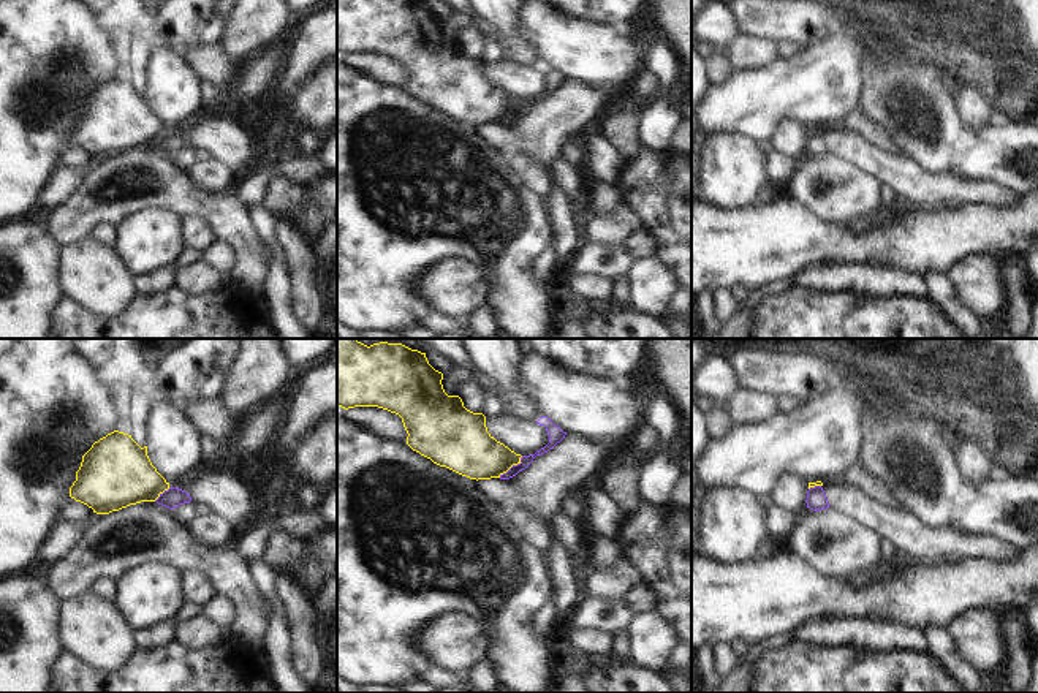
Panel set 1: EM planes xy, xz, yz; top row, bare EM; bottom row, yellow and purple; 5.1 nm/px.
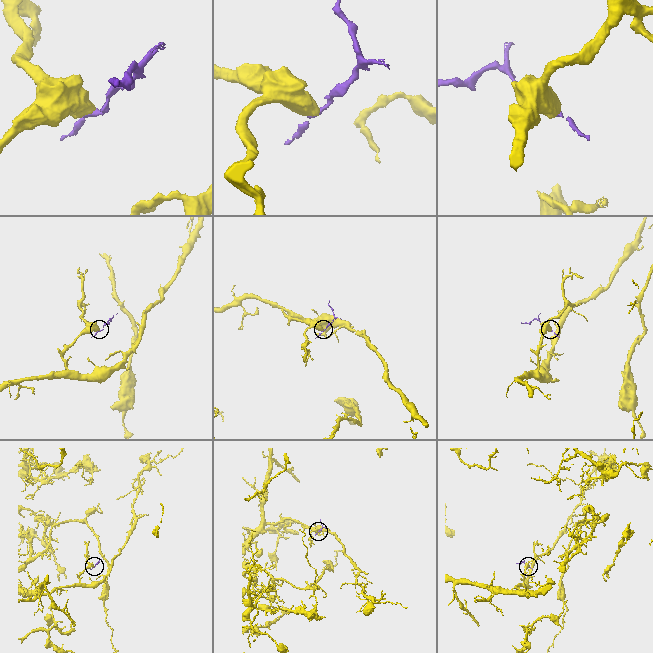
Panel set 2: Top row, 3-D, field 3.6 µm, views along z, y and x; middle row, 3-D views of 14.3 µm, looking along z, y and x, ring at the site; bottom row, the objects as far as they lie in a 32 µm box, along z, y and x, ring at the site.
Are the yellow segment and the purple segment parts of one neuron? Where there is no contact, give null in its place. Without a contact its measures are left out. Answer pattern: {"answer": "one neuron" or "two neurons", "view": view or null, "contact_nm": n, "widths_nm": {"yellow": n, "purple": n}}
{"answer": "two neurons", "view": "xz", "contact_nm": 170, "widths_nm": {"yellow": 280, "purple": 60}}

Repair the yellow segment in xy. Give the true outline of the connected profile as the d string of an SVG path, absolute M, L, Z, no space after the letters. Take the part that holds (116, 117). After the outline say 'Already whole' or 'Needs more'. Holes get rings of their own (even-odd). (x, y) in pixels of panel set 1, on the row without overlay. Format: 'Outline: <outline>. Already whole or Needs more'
Outline: M114 76L100 84L82 101L70 142L109 160L141 147L155 147L169 128L157 117L147 101L128 79Z. Already whole

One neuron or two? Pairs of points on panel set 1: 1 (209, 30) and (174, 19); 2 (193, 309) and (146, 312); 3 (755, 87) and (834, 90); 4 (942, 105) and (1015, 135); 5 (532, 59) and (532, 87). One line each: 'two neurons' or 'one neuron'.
1: one neuron
2: one neuron
3: one neuron
4: one neuron
5: two neurons

